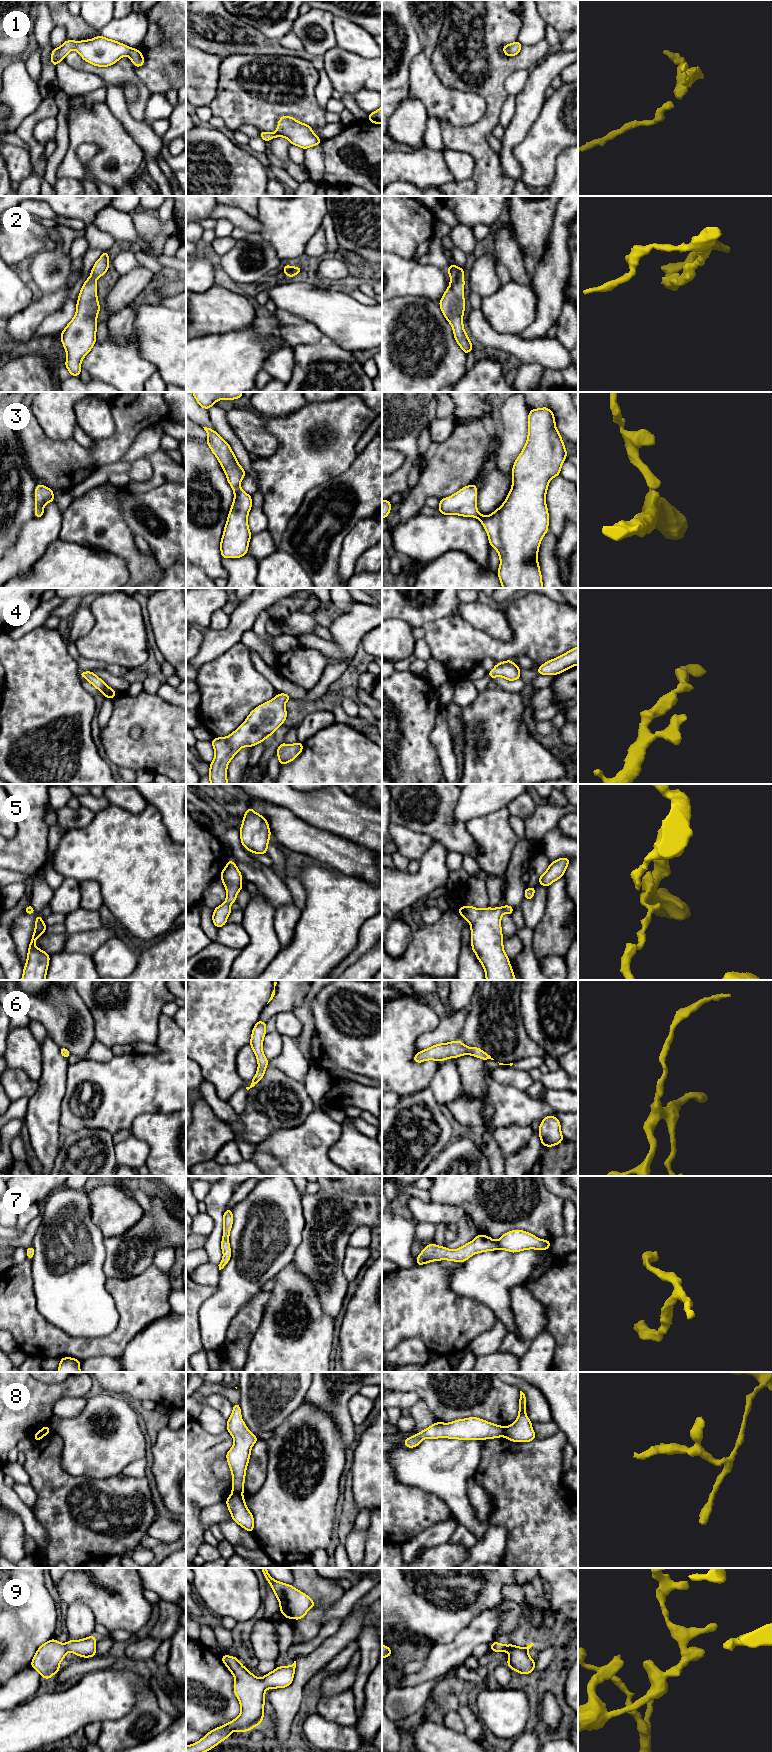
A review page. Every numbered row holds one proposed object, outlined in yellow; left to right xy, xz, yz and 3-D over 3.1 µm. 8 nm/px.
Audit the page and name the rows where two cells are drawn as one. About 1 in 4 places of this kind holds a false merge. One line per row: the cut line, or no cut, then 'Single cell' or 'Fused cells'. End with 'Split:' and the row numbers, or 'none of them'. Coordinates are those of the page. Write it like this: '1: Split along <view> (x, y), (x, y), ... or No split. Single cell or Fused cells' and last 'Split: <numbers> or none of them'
1: No split. Single cell
2: No split. Single cell
3: No split. Single cell
4: No split. Single cell
5: No split. Single cell
6: No split. Single cell
7: No split. Single cell
8: Split along xz (232, 1491), (241, 1495). Fused cells
9: No split. Single cell
Split: 8

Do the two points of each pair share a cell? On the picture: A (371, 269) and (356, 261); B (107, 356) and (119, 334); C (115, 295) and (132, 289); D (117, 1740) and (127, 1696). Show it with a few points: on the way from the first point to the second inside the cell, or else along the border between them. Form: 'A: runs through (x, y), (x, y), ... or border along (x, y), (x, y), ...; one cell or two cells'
A: runs through (367, 268), (360, 265); one cell
B: border along (108, 333), (121, 344), (124, 344), (133, 333); two cells
C: runs through (119, 295), (122, 295), (128, 289); one cell
D: border along (137, 1700), (124, 1716), (101, 1723); two cells

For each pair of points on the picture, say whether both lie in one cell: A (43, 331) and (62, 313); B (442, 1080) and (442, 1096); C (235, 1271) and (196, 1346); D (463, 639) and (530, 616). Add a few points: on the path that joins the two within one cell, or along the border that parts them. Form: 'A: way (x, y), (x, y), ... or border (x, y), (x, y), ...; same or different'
A: way (48, 327), (57, 318); same
B: way (442, 1084), (442, 1092); same
C: border (198, 1315), (200, 1340), (205, 1349); different
D: way (483, 645), (487, 647), (511, 647), (522, 636); same

